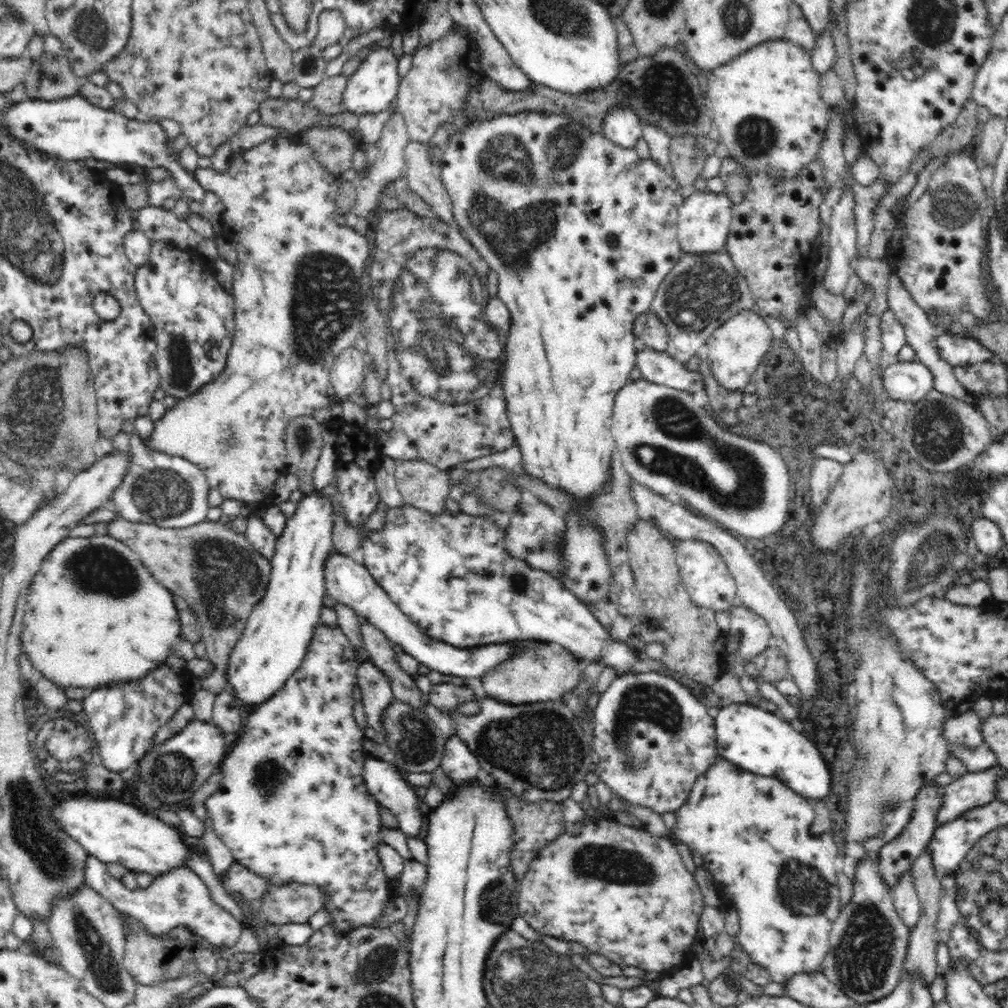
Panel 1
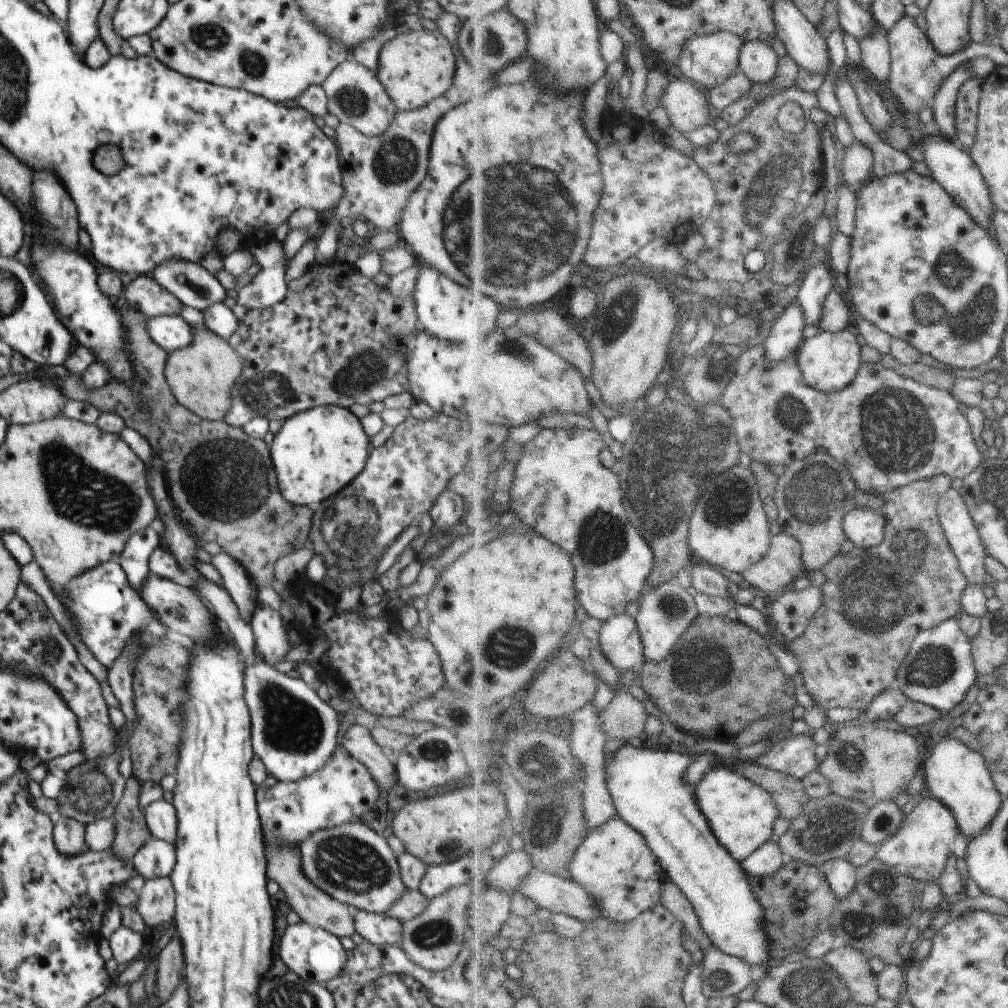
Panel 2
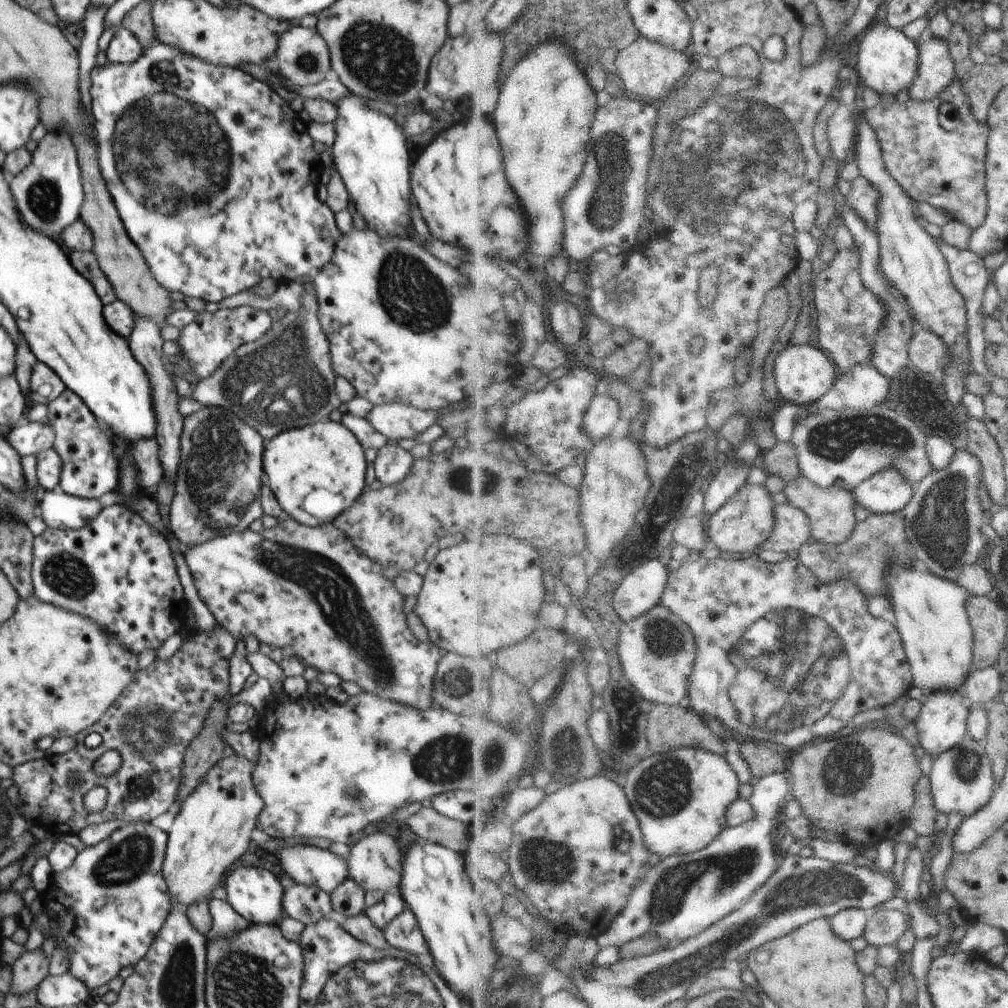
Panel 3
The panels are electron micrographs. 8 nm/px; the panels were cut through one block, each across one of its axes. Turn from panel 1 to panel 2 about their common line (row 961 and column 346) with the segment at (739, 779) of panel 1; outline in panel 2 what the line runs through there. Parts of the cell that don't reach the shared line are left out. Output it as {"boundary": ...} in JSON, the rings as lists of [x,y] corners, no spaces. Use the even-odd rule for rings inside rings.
{"boundary":[[[336,746],[328,764],[296,782],[280,782],[268,788],[265,784],[255,792],[264,844],[299,846],[313,832],[361,819],[373,810],[379,786],[371,772],[343,747]]]}

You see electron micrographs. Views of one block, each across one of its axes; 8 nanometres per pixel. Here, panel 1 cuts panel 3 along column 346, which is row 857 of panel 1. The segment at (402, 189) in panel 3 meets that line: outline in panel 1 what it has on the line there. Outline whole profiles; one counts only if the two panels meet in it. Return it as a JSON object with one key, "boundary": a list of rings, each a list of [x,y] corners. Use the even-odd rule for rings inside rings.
{"boundary":[[[56,793],[54,801],[52,817],[56,818],[56,825],[104,863],[118,863],[129,873],[148,873],[154,878],[187,867],[190,853],[185,837],[150,811],[122,801],[91,798],[86,793]]]}

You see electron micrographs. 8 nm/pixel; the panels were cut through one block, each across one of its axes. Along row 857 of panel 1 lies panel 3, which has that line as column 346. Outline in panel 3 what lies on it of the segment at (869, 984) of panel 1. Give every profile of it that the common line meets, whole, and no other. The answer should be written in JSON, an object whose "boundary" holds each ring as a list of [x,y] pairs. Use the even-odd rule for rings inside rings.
{"boundary":[[[276,838],[266,840],[264,848],[276,854],[284,874],[296,884],[318,887],[330,894],[348,878],[347,863],[329,849],[300,844],[284,847]]]}

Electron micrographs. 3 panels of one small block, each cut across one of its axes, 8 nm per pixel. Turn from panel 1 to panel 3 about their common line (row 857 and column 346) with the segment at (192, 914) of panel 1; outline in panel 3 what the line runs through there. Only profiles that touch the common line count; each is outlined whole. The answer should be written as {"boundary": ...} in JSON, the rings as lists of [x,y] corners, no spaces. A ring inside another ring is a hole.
{"boundary":[[[332,68],[330,72],[328,72],[328,76],[319,82],[318,84],[314,84],[314,86],[304,86],[304,88],[299,86],[292,86],[284,77],[280,77],[280,82],[286,88],[290,90],[296,90],[302,98],[314,98],[324,101],[330,101],[332,103],[338,102],[338,100],[342,100],[344,96],[350,96],[350,90],[342,84],[340,77],[336,74]]]}

